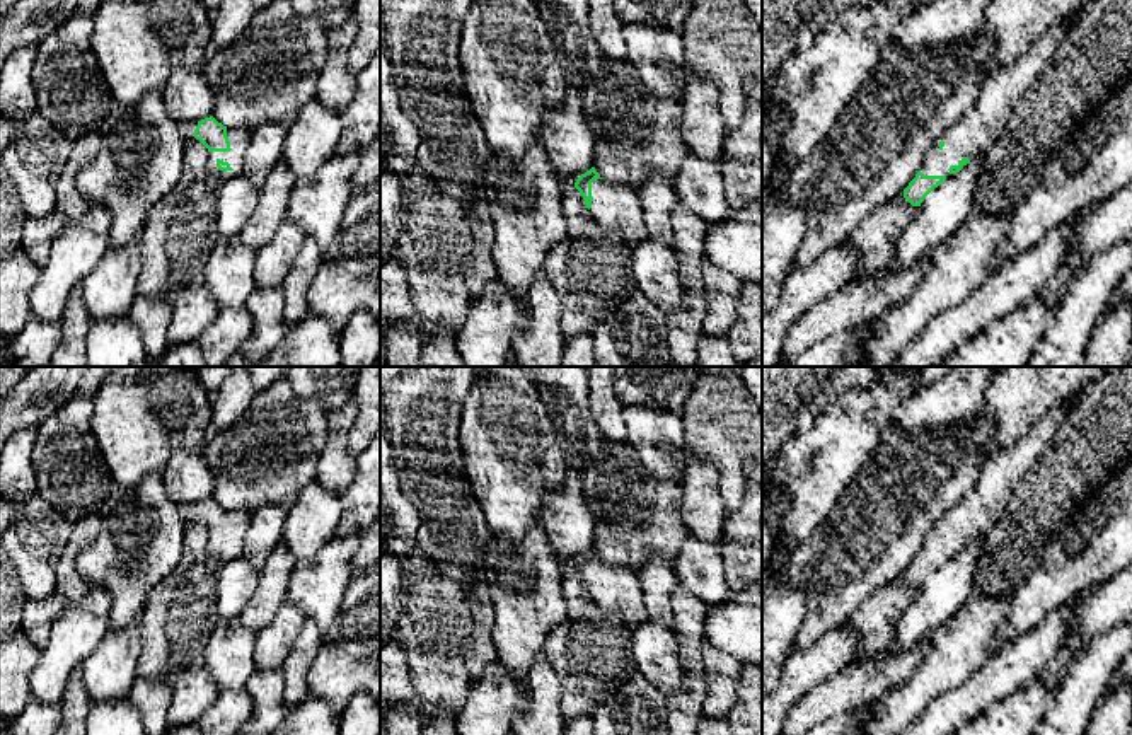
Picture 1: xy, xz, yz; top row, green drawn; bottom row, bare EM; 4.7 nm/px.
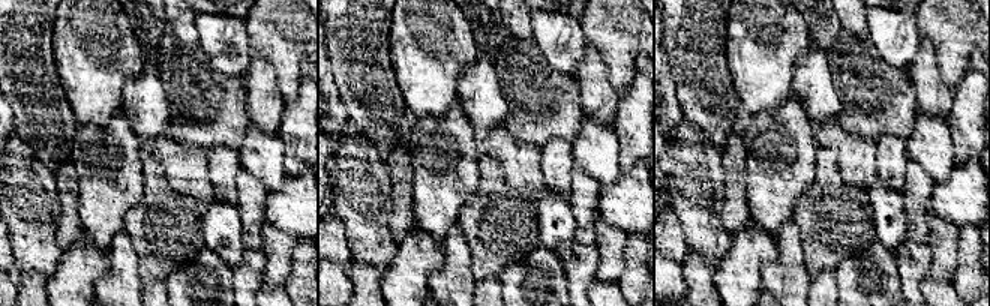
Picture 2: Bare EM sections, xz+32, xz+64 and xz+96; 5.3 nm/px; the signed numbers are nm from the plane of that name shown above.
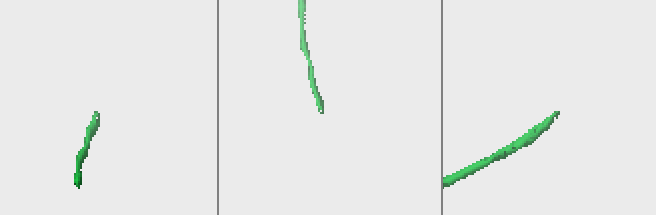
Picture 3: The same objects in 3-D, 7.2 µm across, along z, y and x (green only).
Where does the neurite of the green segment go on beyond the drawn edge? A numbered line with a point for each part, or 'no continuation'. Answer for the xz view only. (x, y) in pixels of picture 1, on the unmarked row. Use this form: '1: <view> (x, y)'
1: xz (616, 589)

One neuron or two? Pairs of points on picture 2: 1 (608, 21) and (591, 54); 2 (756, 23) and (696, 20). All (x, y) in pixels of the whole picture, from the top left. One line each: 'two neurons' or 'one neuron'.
1: two neurons
2: two neurons

